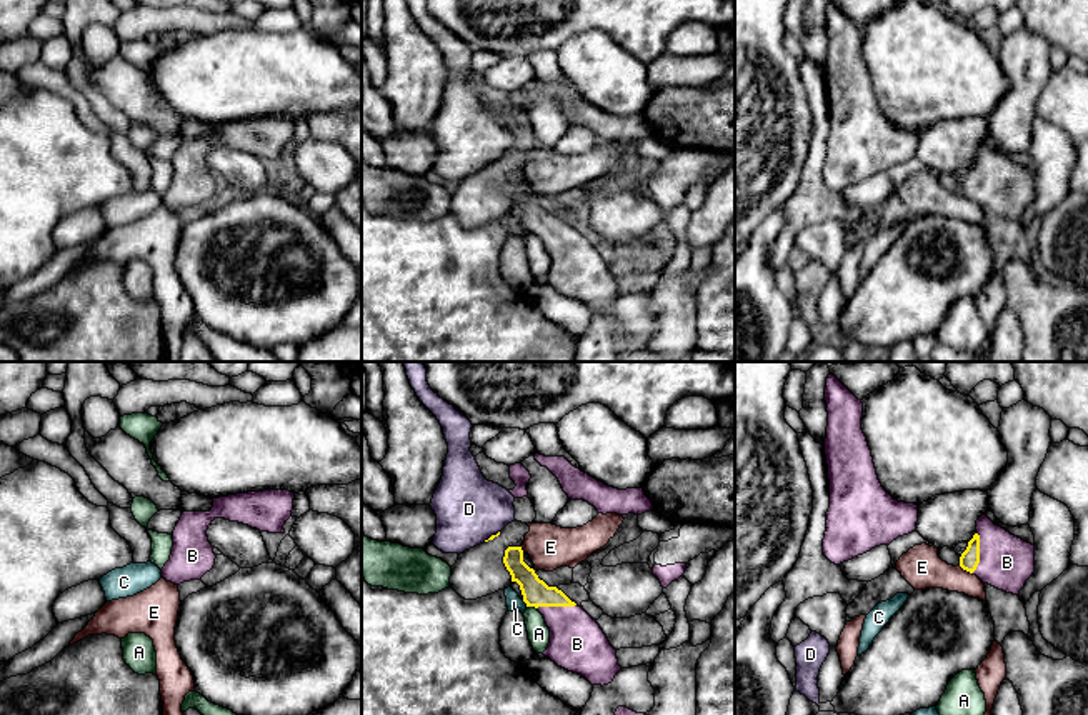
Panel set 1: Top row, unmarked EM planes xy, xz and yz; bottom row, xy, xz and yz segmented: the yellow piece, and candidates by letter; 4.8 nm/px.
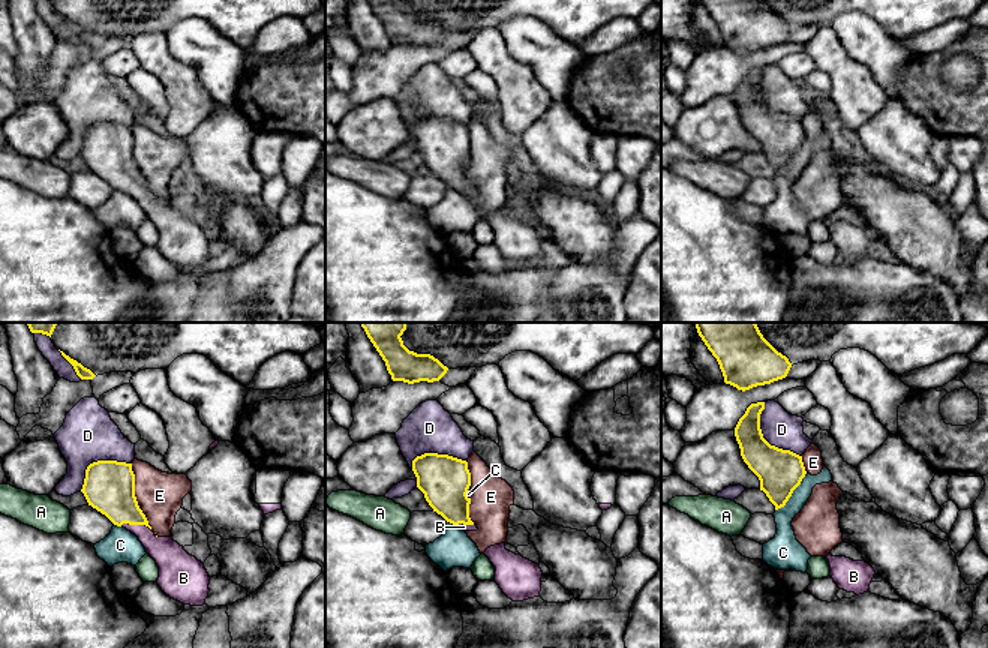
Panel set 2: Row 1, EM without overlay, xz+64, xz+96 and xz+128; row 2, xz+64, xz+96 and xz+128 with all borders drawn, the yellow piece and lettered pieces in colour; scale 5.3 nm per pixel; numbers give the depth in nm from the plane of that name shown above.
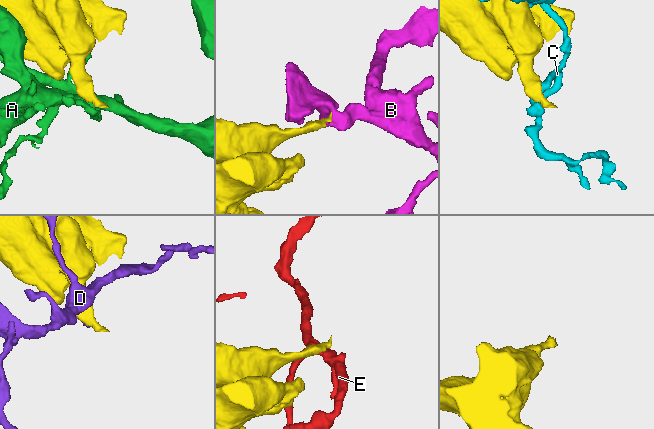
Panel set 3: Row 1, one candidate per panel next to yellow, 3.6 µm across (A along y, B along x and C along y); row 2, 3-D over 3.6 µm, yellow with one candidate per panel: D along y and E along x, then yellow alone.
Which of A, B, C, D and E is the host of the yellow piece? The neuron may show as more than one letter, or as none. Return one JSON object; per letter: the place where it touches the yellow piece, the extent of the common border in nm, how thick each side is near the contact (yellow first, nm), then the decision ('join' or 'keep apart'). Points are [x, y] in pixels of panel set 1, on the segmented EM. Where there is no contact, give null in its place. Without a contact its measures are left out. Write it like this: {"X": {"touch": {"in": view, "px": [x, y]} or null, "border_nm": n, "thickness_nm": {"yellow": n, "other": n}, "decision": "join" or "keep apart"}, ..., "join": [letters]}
{"A": {"touch": {"in": "xz", "px": [532, 605]}, "border_nm": 60, "thickness_nm": {"yellow": 130, "other": 110}, "decision": "keep apart"}, "B": {"touch": {"in": "yz", "px": [978, 552]}, "border_nm": 200, "thickness_nm": {"yellow": 90, "other": 260}, "decision": "join"}, "C": {"touch": {"in": "xz", "px": [525, 602]}, "border_nm": 40, "thickness_nm": {"yellow": 130, "other": 80}, "decision": "keep apart"}, "D": {"touch": {"in": "xz", "px": [492, 535]}, "border_nm": 90, "thickness_nm": {"yellow": 20, "other": 320}, "decision": "keep apart"}, "E": {"touch": {"in": "yz", "px": [965, 569]}, "border_nm": 80, "thickness_nm": {"yellow": 90, "other": 200}, "decision": "keep apart"}, "join": ["B"]}

